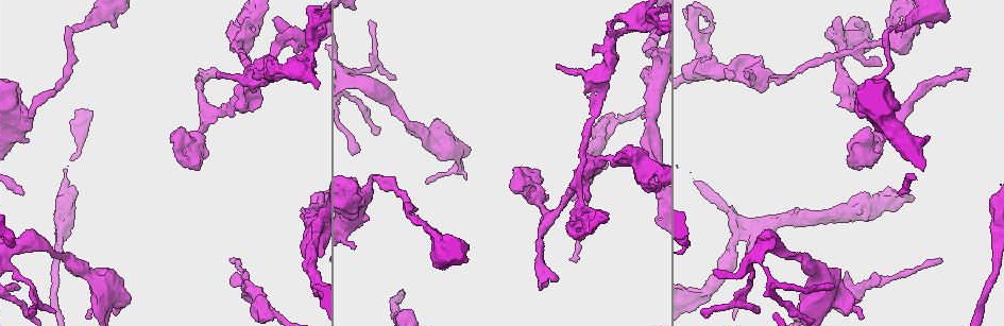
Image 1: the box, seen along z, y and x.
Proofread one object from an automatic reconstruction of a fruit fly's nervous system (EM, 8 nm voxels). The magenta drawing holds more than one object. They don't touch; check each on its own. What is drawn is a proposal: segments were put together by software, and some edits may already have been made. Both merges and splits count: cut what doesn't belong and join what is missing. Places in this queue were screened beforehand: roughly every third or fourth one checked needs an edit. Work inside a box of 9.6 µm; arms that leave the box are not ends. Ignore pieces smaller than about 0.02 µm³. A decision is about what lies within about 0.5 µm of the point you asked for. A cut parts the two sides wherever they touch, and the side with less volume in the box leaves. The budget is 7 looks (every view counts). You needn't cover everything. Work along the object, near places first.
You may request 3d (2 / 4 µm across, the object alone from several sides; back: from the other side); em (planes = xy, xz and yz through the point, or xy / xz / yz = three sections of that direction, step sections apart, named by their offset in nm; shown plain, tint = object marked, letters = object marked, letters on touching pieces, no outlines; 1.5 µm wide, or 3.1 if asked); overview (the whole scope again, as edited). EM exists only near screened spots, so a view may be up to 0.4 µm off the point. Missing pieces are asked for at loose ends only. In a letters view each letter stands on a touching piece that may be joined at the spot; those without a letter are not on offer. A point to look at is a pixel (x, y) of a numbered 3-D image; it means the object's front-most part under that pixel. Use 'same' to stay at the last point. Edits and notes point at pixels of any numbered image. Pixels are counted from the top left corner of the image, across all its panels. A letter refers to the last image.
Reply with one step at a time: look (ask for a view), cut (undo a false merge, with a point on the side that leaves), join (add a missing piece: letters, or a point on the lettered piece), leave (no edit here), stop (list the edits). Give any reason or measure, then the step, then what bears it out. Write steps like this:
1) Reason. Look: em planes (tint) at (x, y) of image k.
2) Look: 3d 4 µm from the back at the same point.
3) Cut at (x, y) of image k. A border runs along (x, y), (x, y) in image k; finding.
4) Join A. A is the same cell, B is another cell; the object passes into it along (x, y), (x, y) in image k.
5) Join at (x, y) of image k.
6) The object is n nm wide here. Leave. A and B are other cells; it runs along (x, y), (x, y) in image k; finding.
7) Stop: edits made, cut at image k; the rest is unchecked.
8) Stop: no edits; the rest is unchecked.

Calibre changes. Look: em xz step 4 (tint) at (422, 223) of image 1.

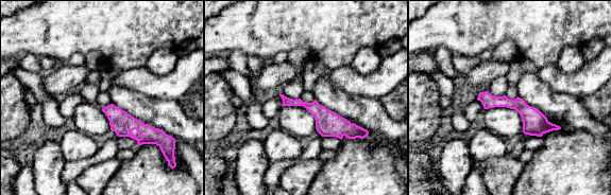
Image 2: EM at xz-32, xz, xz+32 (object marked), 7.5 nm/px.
Cut it another way. Look: em planes (letters) at the same point.

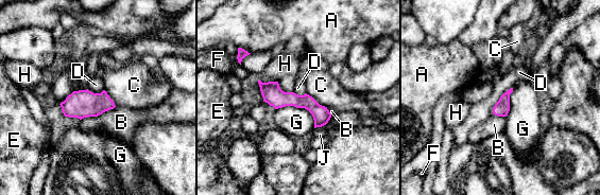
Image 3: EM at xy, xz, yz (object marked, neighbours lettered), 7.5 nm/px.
Leave. A, B, C, D, E, F, G, H and J are other cells; it runs along (262, 85), (327, 117) in image 3; continuous, no second neuron.

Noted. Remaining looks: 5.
Tapers out. Look: em planes (tint) at (230, 261) of image 1.

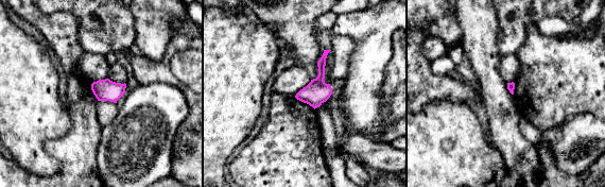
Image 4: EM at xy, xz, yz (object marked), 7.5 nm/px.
What lies round it. Look: em planes (letters) at the same point.

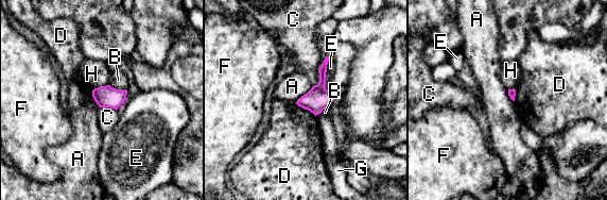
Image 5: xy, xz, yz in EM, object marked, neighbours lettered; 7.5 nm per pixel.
Leave. A, B, C, D, E, F, G and H are other cells; a border runs along (312, 85), (295, 102) in image 5; no lettered piece goes on from it.

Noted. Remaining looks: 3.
Look: 3d 2 µm at (832, 286) of image 1.

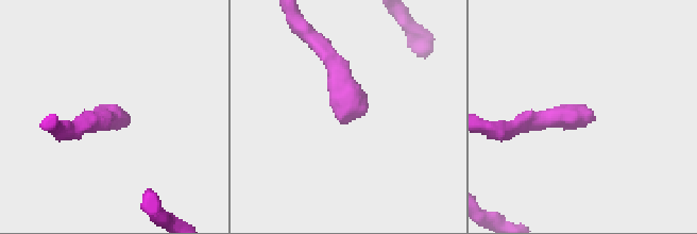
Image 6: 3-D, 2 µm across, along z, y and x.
Shape alone is not enough. Look: em planes (letters) at (102, 115) of image 6.

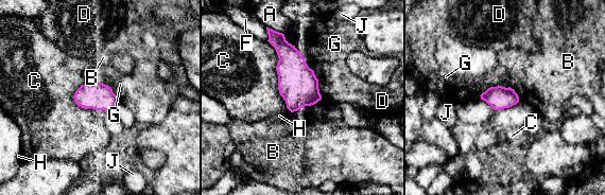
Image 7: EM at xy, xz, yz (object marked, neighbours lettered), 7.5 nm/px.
Leave. A, B, C, D, F, G, H and J are other cells; a border runs along (266, 40), (287, 107) in image 7; none of them fits.

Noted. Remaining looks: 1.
Stop: no edits; the rest is unchecked.

